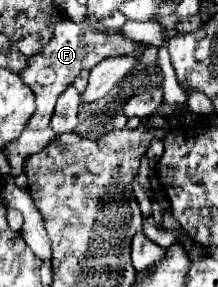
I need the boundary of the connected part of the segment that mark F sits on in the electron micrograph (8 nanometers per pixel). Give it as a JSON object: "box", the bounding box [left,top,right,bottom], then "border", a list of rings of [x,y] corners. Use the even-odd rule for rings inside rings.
{"box":[22,20,136,130],"border":[[[58,20],[54,24],[52,40],[36,56],[28,58],[28,68],[22,72],[24,82],[32,88],[34,96],[36,96],[36,112],[32,114],[32,120],[28,122],[28,126],[34,130],[48,128],[58,96],[74,82],[74,78],[82,70],[94,68],[104,58],[132,52],[132,48],[136,48],[136,42],[132,42],[120,34],[104,34],[104,32],[98,32],[84,24],[74,24],[72,20]]]}

